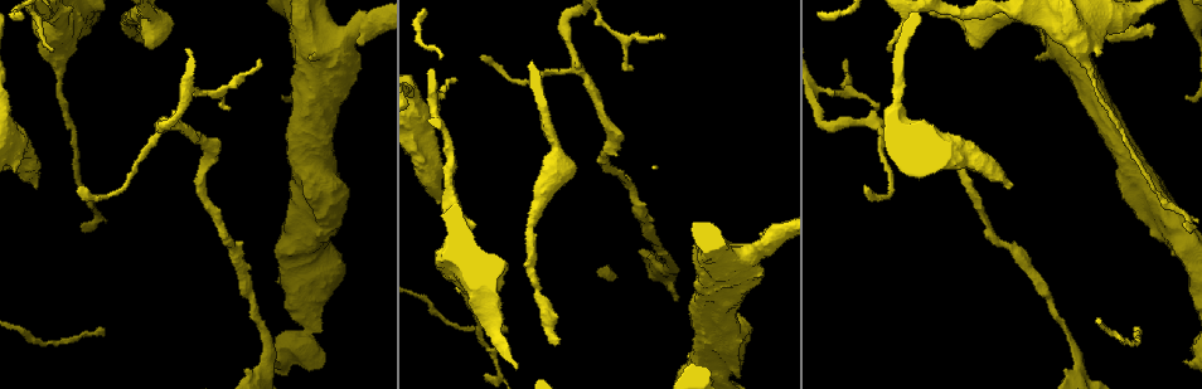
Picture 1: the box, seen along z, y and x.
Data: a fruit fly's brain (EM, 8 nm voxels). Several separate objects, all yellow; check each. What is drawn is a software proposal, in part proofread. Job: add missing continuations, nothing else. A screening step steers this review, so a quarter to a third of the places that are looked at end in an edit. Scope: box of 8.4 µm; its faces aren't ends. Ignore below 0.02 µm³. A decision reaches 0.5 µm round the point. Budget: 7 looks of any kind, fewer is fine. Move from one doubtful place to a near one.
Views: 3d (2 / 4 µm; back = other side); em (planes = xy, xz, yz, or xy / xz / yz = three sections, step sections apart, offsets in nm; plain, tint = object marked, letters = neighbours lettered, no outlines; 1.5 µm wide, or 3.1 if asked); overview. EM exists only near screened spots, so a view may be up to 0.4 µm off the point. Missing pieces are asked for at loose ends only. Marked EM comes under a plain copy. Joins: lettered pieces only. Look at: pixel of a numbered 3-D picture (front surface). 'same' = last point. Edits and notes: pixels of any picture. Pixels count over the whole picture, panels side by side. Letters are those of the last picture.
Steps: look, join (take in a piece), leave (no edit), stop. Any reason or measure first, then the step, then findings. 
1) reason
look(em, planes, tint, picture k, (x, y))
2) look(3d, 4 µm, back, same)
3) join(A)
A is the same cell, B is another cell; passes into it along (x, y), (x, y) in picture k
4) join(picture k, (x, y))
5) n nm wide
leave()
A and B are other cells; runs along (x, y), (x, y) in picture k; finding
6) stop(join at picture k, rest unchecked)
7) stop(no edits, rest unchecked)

stops while still wide
look(3d, 4 µm, picture 1, (1012, 185))

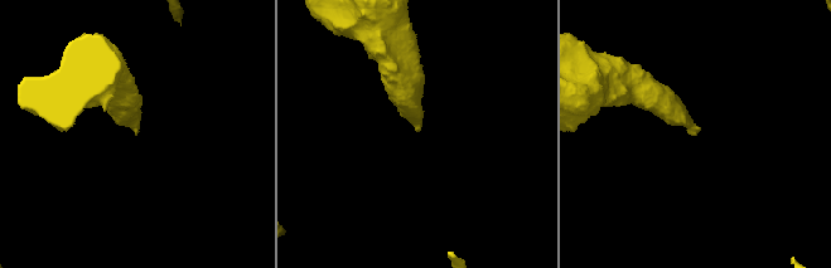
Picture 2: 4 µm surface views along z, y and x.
need the tissue
look(em, planes, letters, picture 2, (419, 130))

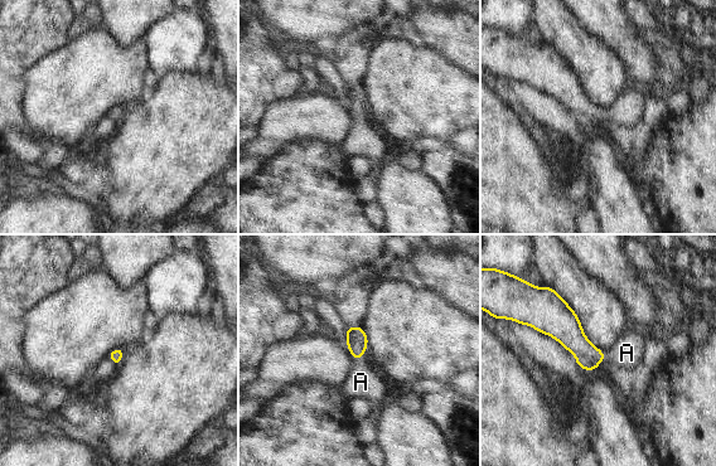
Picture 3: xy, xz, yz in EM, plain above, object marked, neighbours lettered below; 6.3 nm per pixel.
join(A)
A is the same cell; the neuron continues

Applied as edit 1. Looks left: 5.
see it whole again
look(overview)

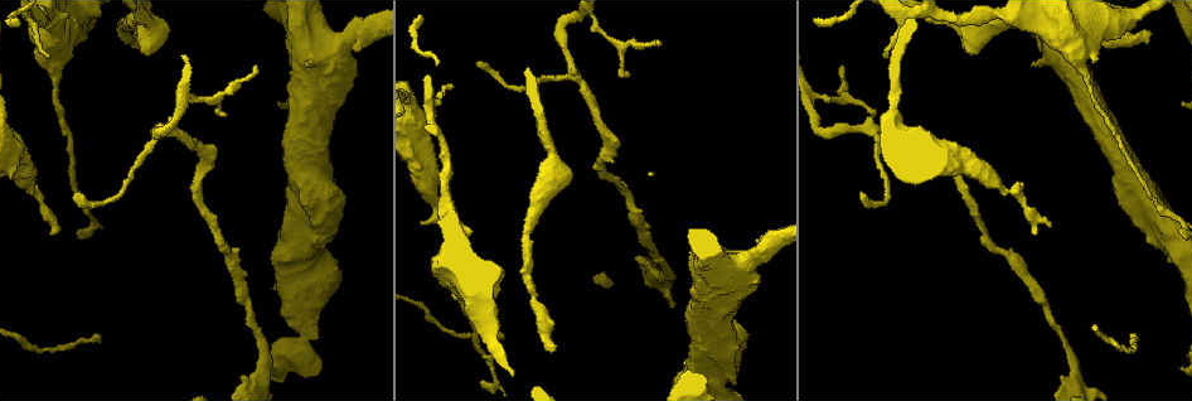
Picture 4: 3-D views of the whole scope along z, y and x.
long arm stops here
look(em, xz, step 8, letters, picture 4, (1148, 32))

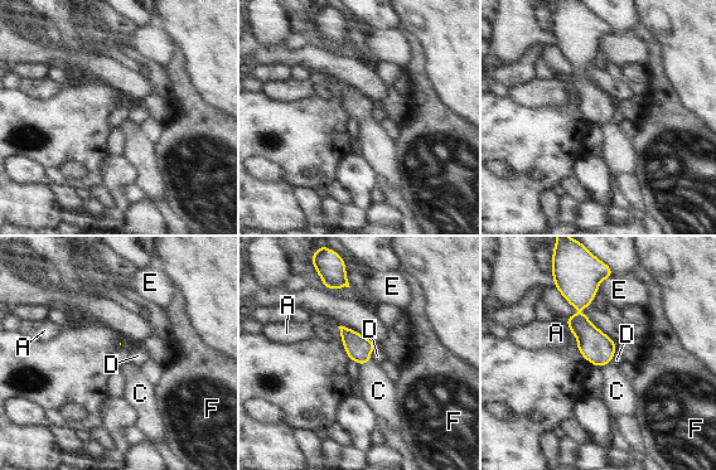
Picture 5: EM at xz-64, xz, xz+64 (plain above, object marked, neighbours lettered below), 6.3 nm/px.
A touches over 180 nm
join(C)
C is the same cell, A, D, E and F are other cells; it goes on there

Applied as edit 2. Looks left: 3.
look(3d, 4 µm, picture 4, (307, 66))

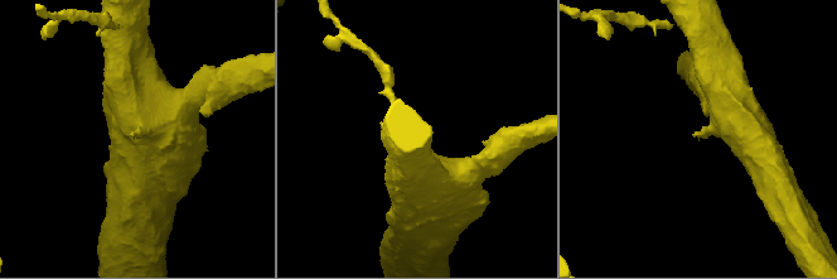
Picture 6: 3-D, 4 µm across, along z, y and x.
shape alone is not enough
look(em, planes, letters, picture 6, (130, 134))

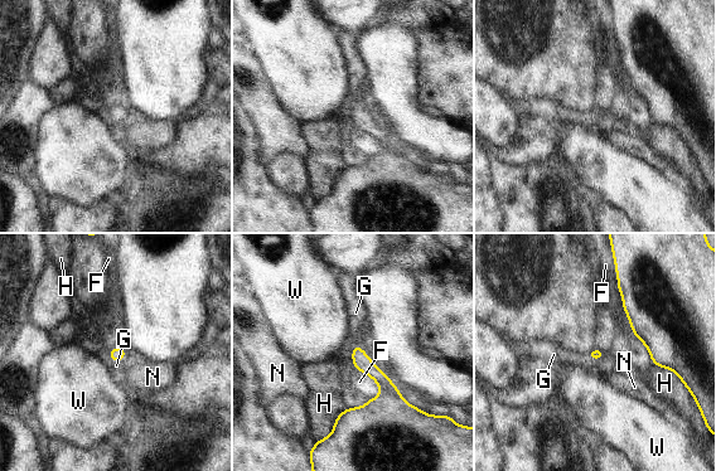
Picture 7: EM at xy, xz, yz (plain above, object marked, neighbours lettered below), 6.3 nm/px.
join(G)
G is the same cell, F, H, N and W are other cells; it goes on there

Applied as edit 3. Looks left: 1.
stop(join at picture 3, join at picture 5, join at picture 7, rest unchecked)

